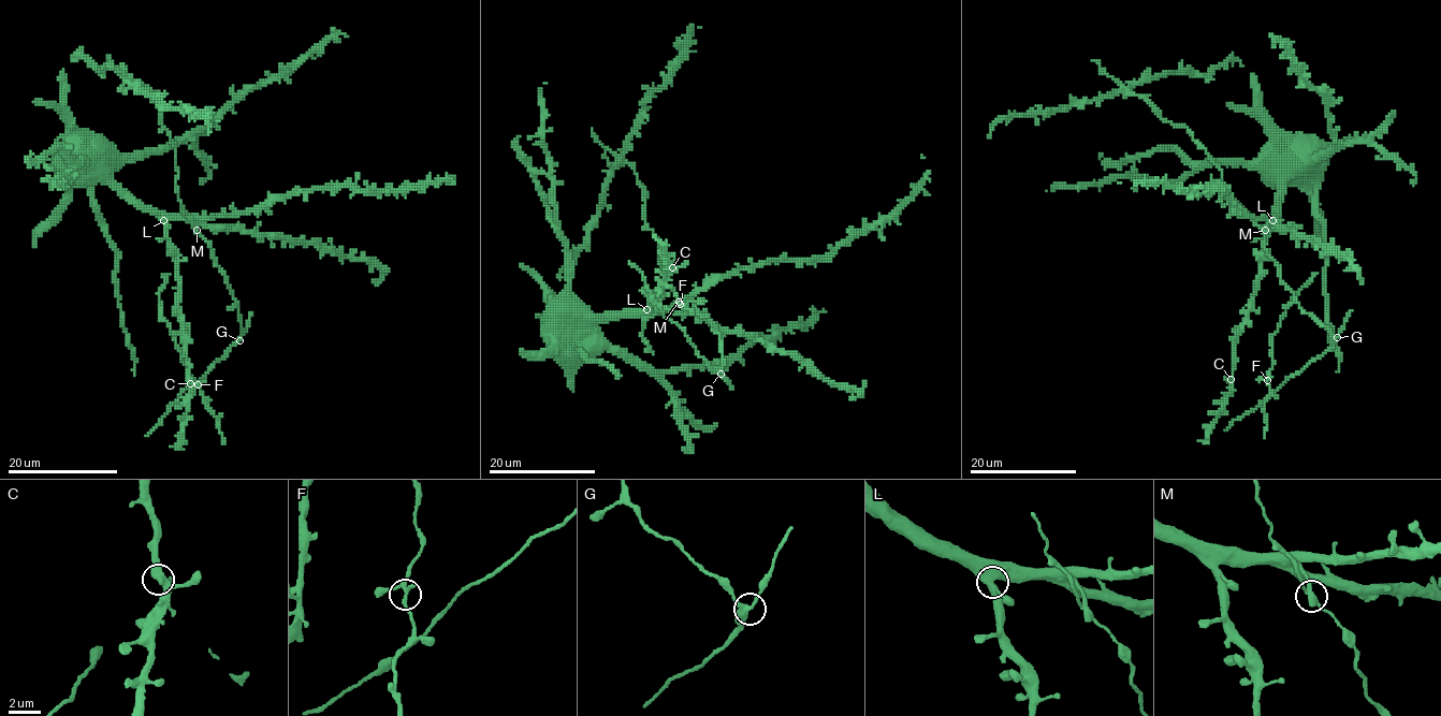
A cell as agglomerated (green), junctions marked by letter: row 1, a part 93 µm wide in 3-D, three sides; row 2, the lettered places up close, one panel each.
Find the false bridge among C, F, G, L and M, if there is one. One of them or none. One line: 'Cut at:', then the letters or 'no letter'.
Cut at: no letter

